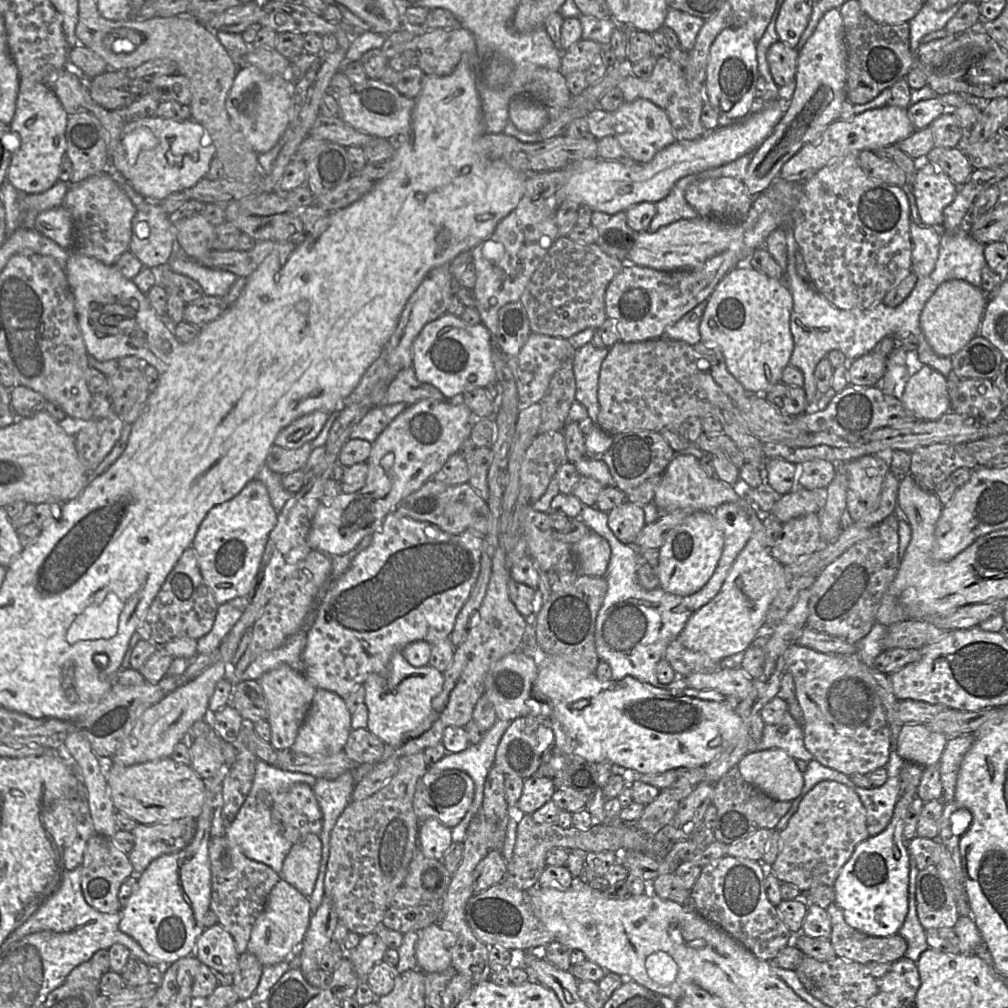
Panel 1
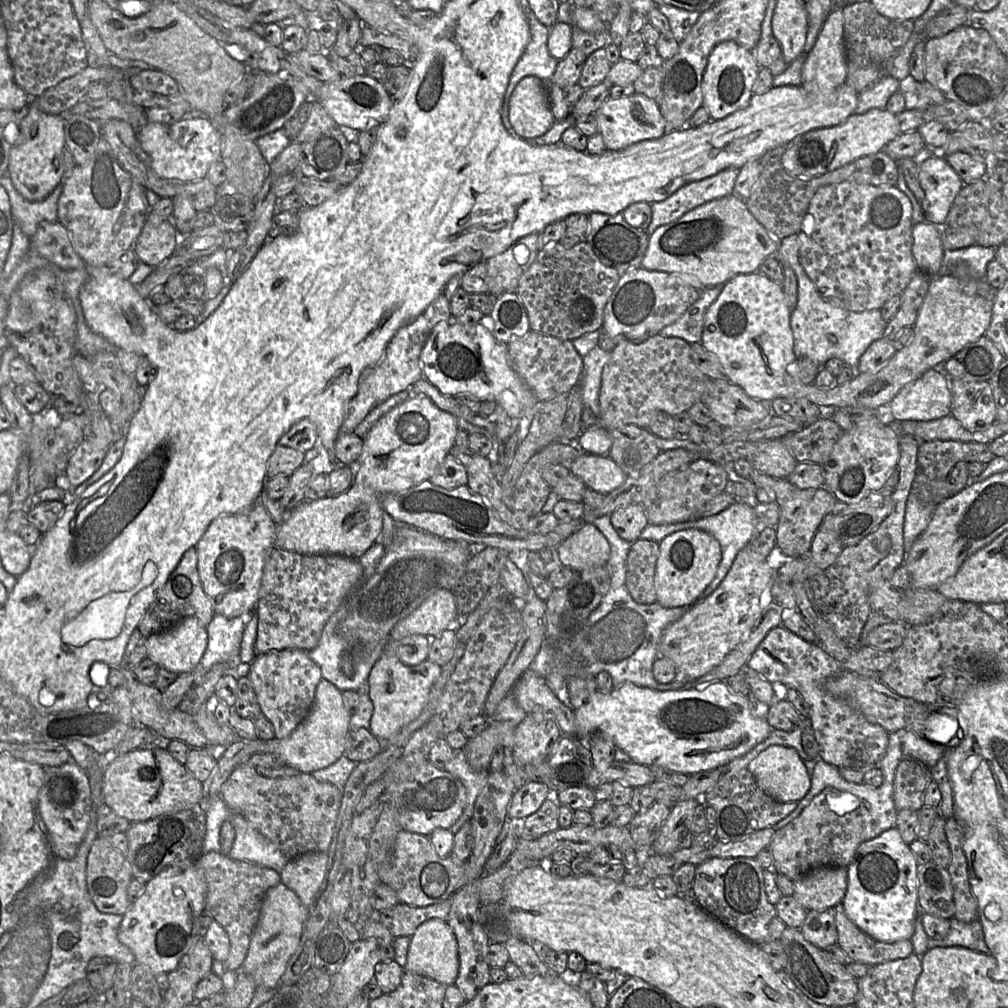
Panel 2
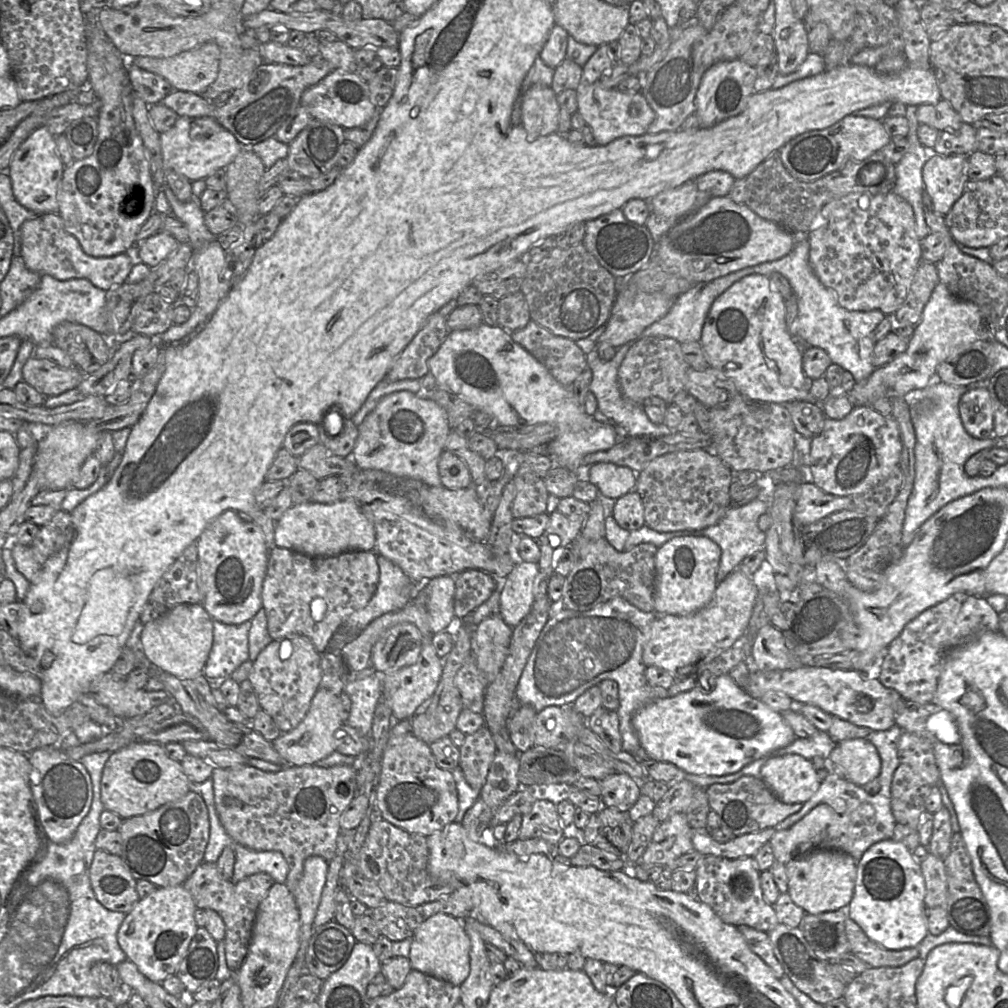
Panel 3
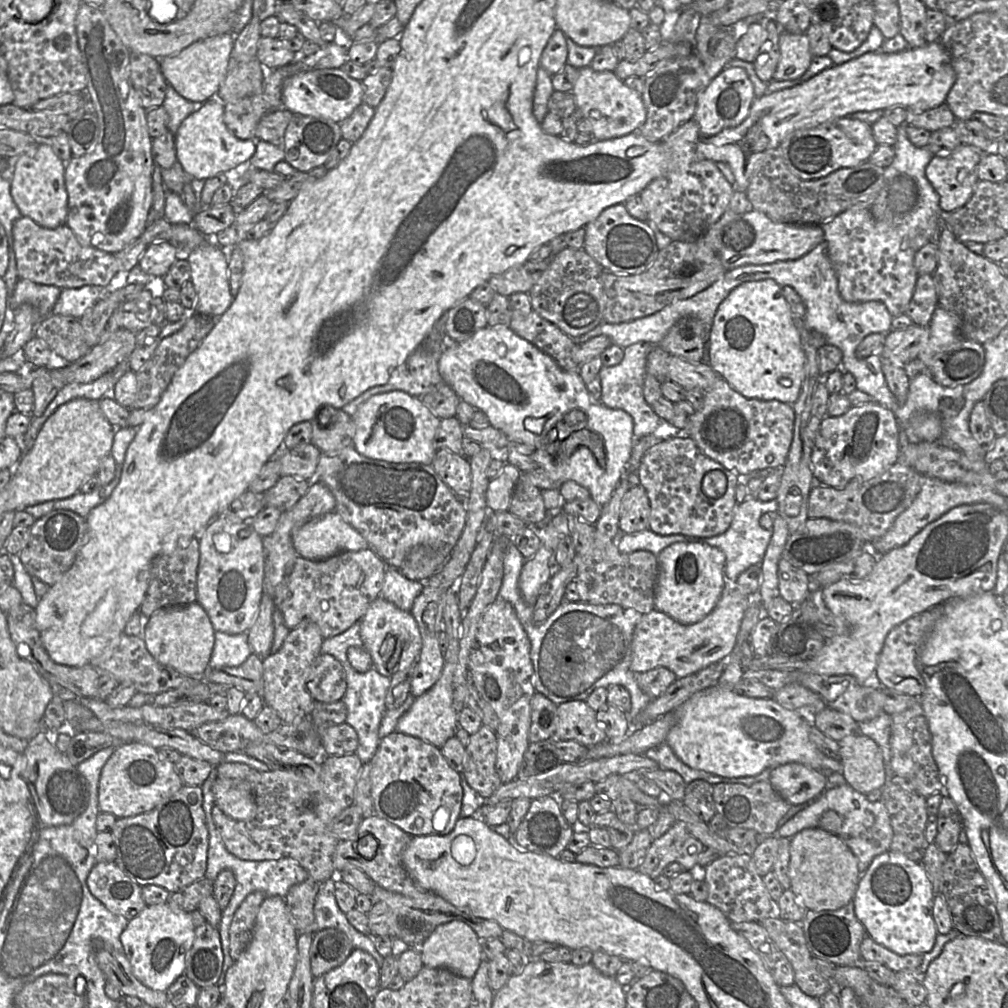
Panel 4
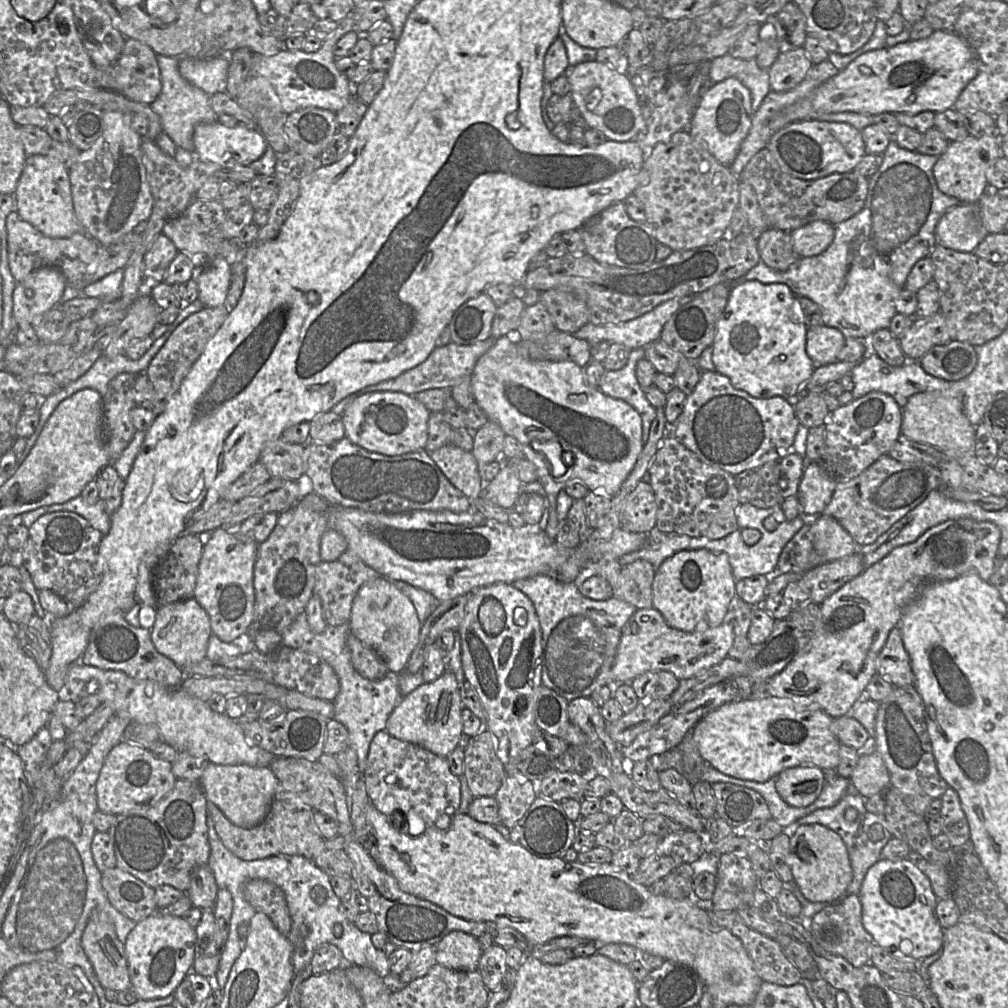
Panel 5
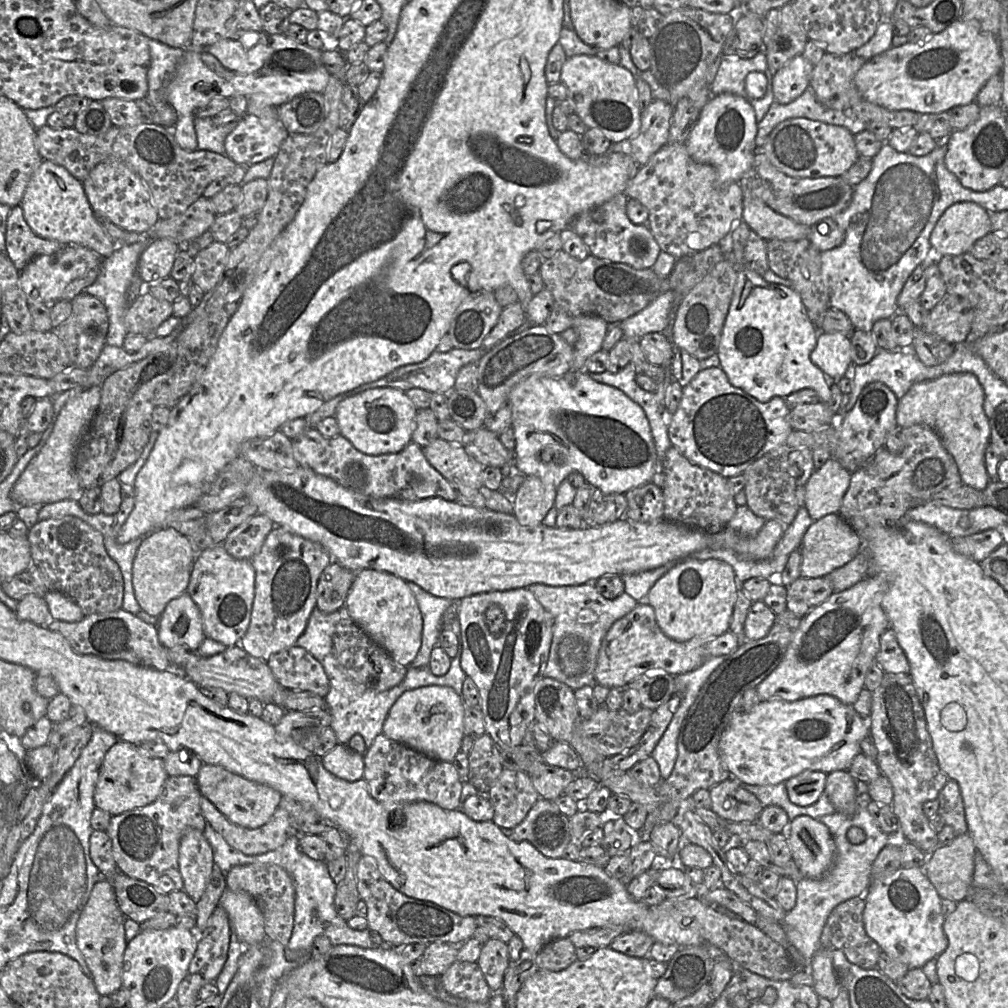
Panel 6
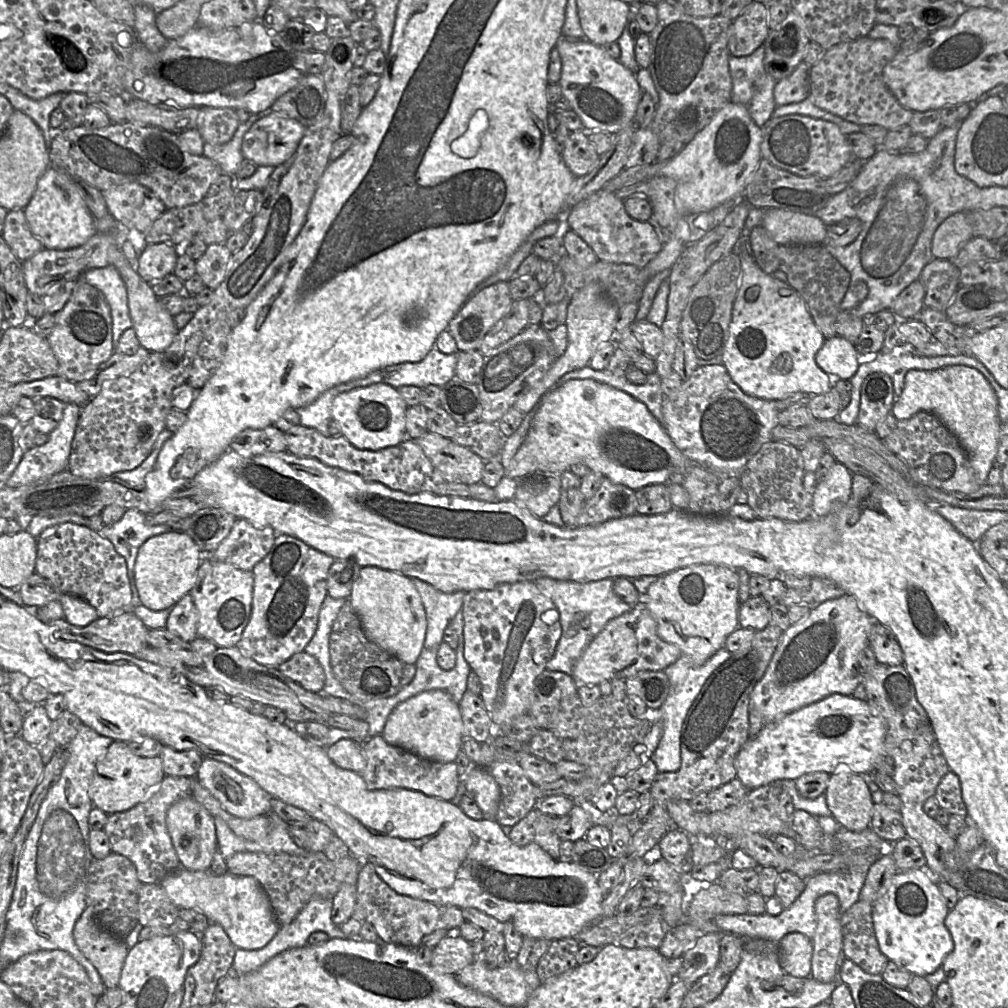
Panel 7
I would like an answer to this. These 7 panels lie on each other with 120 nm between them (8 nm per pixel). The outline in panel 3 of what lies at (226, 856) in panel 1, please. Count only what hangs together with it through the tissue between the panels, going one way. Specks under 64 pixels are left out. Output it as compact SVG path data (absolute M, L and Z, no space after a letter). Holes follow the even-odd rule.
M203 861L184 882L197 908L215 910L225 923L225 955L228 968L236 972L244 962L252 937L258 907L275 883L267 873L252 874L237 883L222 877L217 863Z

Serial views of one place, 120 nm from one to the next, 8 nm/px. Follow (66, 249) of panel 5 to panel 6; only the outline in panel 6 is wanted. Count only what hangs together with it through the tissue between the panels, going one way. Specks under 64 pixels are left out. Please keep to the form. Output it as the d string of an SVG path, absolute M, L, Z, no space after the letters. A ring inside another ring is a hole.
M21 206L12 207L8 215L5 241L5 253L19 271L35 257L54 254L67 246L36 235L24 219Z

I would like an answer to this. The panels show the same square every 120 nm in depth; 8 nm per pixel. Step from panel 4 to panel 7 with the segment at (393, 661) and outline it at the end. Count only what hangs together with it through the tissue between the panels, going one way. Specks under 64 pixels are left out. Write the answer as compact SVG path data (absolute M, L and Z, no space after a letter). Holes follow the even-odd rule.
M362 567L348 598L367 638L407 664L415 664L424 649L426 613L411 578L378 567Z

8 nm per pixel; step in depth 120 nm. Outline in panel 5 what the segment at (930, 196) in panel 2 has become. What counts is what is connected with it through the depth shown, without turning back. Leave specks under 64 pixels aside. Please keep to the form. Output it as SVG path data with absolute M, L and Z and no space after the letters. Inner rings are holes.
M969 135L961 141L950 142L933 166L933 176L938 189L948 196L957 198L961 203L977 203L989 188L986 172L1001 155L998 135Z

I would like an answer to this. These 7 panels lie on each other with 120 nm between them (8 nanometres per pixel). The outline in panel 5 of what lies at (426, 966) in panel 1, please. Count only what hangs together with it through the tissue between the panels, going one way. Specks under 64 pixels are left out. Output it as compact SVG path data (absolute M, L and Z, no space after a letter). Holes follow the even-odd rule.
M452 931L436 945L436 962L462 971L478 970L482 951L478 939L463 931Z

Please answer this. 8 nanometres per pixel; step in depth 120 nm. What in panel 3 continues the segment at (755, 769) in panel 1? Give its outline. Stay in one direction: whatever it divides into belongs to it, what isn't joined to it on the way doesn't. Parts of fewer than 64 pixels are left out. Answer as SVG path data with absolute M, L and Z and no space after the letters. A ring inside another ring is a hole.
M797 754L769 759L762 766L760 777L786 804L805 803L821 784L811 760Z

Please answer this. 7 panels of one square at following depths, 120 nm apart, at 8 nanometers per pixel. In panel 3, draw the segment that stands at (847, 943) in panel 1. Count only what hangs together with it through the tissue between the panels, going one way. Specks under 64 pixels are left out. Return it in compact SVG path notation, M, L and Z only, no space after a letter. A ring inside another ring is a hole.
M849 917L845 920L845 933L849 943L849 953L865 962L869 968L900 967L919 955L917 947L902 950L883 948L871 941Z

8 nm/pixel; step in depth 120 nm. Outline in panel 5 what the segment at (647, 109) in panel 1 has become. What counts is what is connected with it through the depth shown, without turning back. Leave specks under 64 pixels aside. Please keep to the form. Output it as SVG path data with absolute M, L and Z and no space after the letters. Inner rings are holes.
M596 60L570 67L567 72L570 95L591 129L605 135L607 140L633 140L642 127L642 105L631 84L630 76Z

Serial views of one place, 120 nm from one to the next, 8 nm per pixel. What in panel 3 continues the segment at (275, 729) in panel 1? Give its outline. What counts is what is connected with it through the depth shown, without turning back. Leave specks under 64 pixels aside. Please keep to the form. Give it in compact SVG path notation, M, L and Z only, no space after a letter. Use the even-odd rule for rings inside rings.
M293 634L272 640L253 662L248 676L259 705L284 733L293 730L305 717L312 699L320 688L321 654L303 635Z

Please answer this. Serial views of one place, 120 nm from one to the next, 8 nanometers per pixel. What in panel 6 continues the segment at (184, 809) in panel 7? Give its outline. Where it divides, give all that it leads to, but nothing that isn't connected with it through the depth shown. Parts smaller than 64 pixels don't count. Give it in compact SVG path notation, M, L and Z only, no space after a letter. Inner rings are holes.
M190 829L184 833L180 840L178 863L184 881L183 890L198 902L214 865L213 850L203 831Z

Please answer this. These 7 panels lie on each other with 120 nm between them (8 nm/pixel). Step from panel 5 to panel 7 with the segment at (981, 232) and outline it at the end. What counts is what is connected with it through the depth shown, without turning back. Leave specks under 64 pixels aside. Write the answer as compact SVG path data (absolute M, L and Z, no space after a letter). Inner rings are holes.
M965 212L947 217L935 230L931 243L934 258L951 259L973 237L972 227Z

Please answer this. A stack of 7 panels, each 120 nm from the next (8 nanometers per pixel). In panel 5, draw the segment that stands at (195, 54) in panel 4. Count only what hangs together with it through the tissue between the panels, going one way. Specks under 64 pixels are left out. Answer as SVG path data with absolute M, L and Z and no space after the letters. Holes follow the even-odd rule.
M182 56L178 68L184 79L210 96L226 91L228 56L210 59L192 59Z

